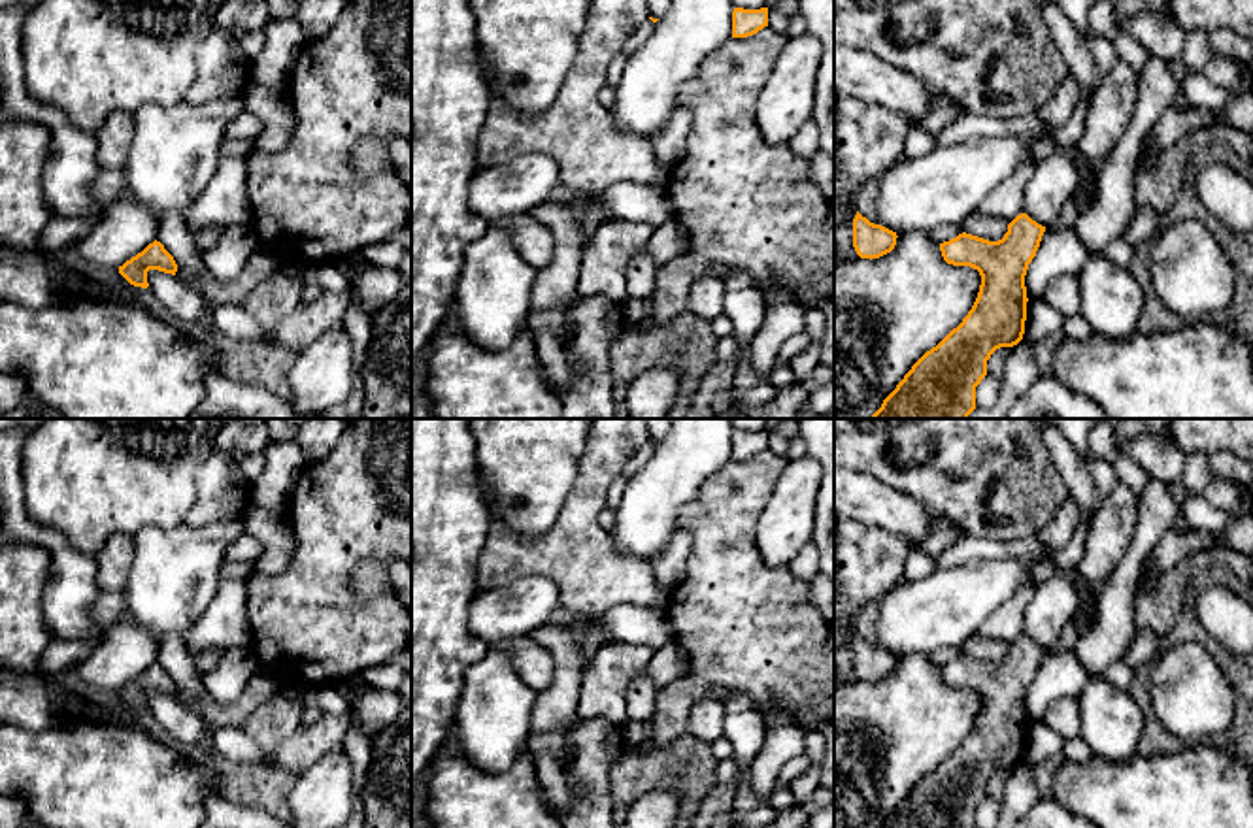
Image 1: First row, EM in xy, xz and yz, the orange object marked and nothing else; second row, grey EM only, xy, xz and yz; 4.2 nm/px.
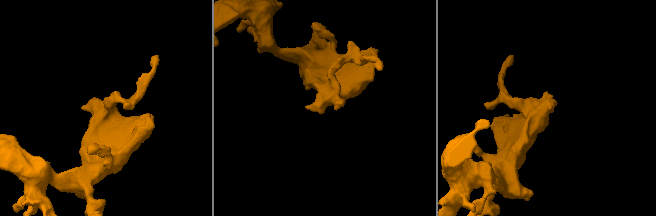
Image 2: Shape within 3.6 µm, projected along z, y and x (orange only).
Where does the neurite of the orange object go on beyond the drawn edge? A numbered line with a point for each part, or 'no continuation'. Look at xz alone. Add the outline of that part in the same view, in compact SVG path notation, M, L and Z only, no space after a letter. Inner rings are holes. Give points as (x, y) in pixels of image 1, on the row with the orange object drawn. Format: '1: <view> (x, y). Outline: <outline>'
no continuation

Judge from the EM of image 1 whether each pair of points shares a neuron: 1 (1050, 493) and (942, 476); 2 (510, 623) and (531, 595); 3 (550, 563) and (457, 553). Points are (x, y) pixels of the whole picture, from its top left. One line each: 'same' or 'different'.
1: same
2: same
3: different

